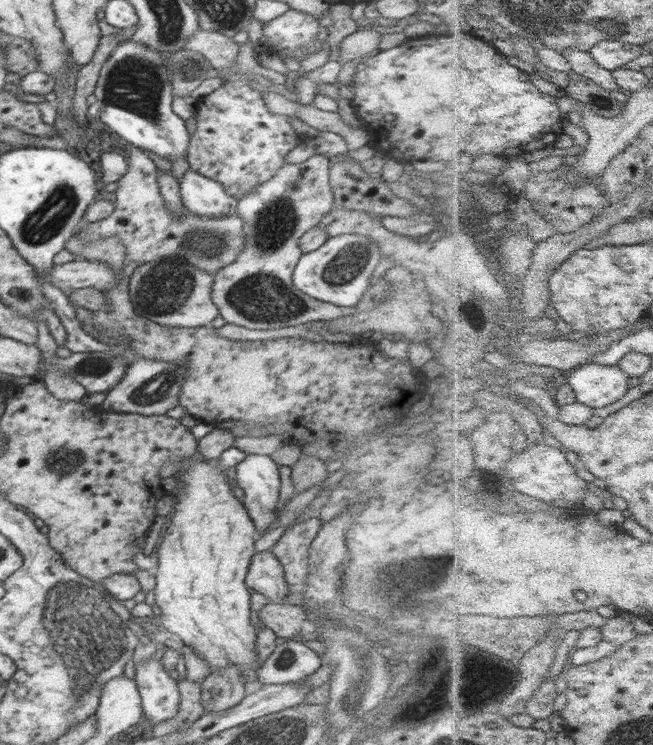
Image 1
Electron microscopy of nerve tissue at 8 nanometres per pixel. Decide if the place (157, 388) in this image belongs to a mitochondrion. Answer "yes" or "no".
yes

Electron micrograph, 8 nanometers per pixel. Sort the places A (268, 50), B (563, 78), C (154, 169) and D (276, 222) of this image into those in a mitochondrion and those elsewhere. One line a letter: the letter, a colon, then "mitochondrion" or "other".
A: other
B: other
C: other
D: mitochondrion

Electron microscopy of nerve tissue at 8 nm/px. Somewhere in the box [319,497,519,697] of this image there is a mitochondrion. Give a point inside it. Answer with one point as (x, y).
(395, 591)

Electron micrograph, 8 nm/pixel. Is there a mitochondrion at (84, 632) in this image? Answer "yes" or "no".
yes

